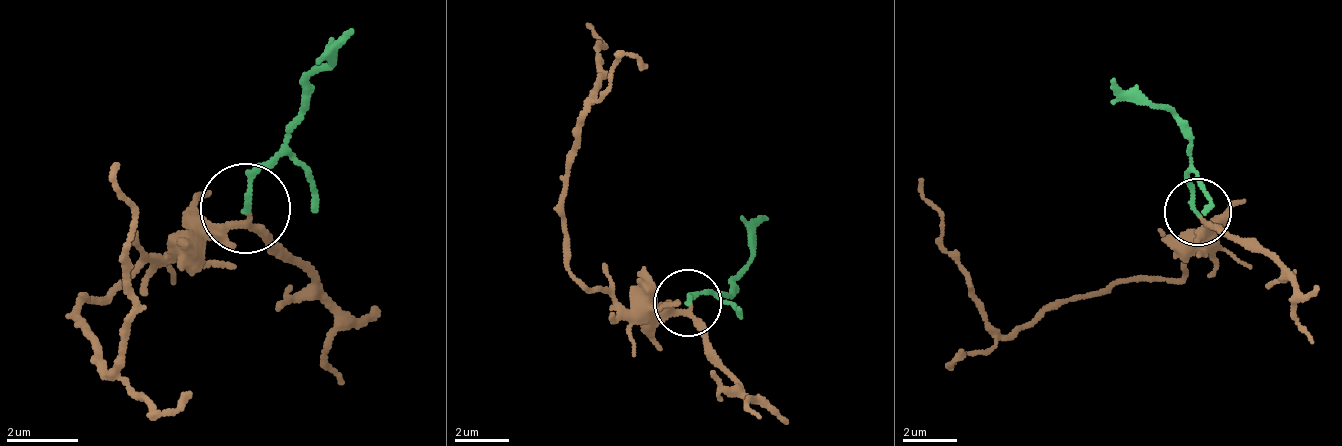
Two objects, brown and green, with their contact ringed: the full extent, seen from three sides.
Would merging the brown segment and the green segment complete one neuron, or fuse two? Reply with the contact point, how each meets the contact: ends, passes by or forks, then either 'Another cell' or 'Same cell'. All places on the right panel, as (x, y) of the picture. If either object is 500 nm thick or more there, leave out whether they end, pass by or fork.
Place: (1197, 212). At the ring brown passes by. At the ring green ends. Same cell

